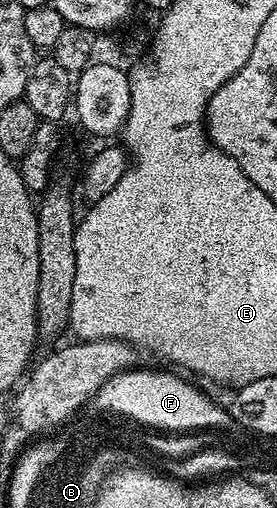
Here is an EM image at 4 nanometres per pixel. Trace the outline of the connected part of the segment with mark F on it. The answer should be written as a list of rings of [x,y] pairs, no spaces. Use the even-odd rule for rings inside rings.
[[[146,367],[146,375],[135,375],[132,370],[132,377],[123,377],[117,374],[107,381],[98,391],[100,393],[100,403],[104,407],[116,409],[116,411],[124,411],[130,413],[142,421],[150,421],[150,423],[158,423],[158,425],[168,425],[168,427],[188,427],[188,425],[225,425],[231,412],[224,406],[220,407],[216,402],[212,401],[204,392],[194,387],[192,384],[184,381],[182,378],[164,371],[157,371]]]

